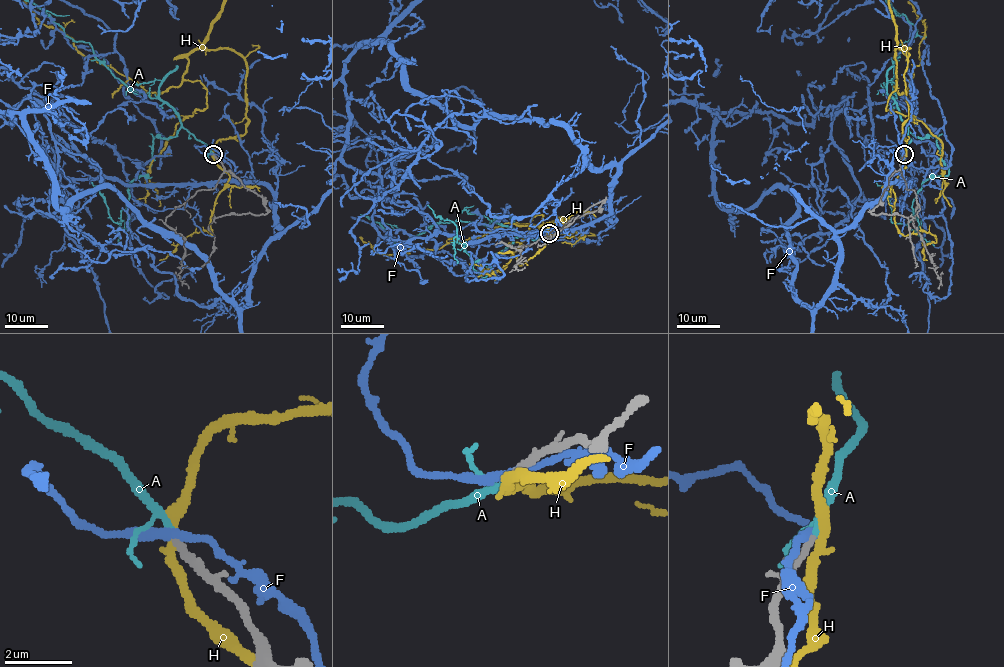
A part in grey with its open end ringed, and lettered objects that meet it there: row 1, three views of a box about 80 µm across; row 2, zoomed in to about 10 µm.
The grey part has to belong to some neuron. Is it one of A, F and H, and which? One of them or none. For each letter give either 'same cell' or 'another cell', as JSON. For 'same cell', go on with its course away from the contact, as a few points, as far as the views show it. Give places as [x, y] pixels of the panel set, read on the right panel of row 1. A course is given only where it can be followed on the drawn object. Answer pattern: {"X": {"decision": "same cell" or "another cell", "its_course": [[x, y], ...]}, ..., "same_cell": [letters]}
{"A": {"decision": "same cell"}, "F": {"decision": "another cell"}, "H": {"decision": "another cell"}, "same_cell": ["A"]}

